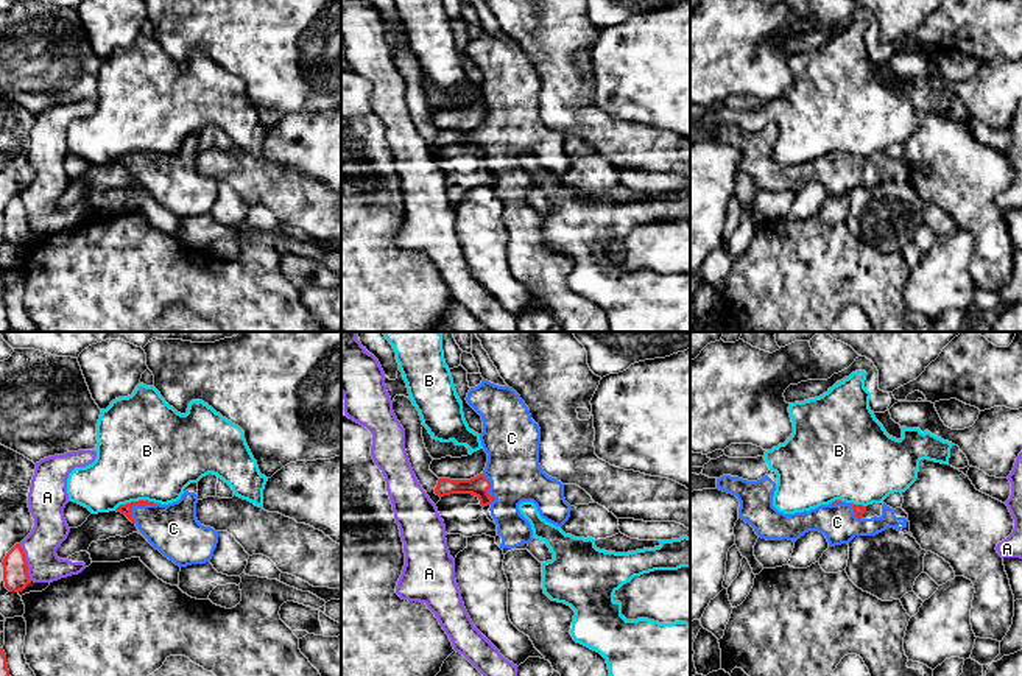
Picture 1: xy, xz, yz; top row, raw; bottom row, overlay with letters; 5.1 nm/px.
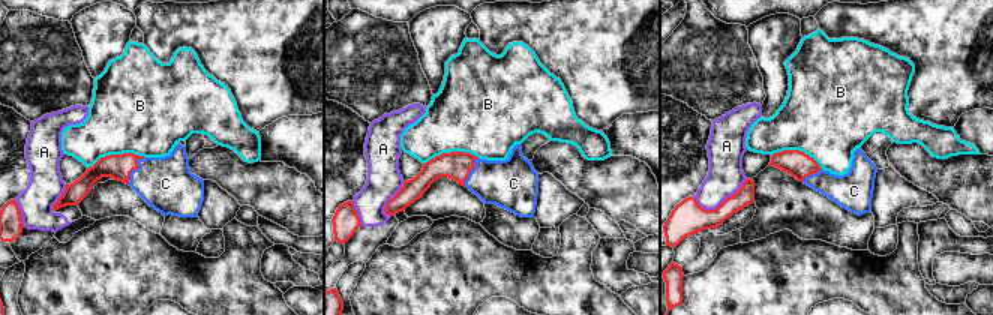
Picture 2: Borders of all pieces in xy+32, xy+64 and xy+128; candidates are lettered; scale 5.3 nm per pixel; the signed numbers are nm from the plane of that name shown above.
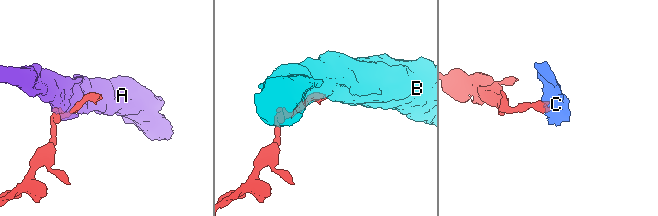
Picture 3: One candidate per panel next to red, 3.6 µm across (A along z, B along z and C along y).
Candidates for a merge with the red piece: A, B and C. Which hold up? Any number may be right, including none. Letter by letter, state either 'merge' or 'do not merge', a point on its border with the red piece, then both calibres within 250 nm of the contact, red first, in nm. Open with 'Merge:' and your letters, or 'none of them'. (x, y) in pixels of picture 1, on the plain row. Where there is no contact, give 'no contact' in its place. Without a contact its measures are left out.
Merge: C
A: do not merge; meets red in xy at (25, 214); 130 nm thick on the red side, 180 nm on the other
B: do not merge; meets red in xy at (134, 153); 60 nm thick on the red side, 460 nm on the other
C: merge; meets red in xy at (137, 154); 60 nm thick on the red side, 260 nm on the other

